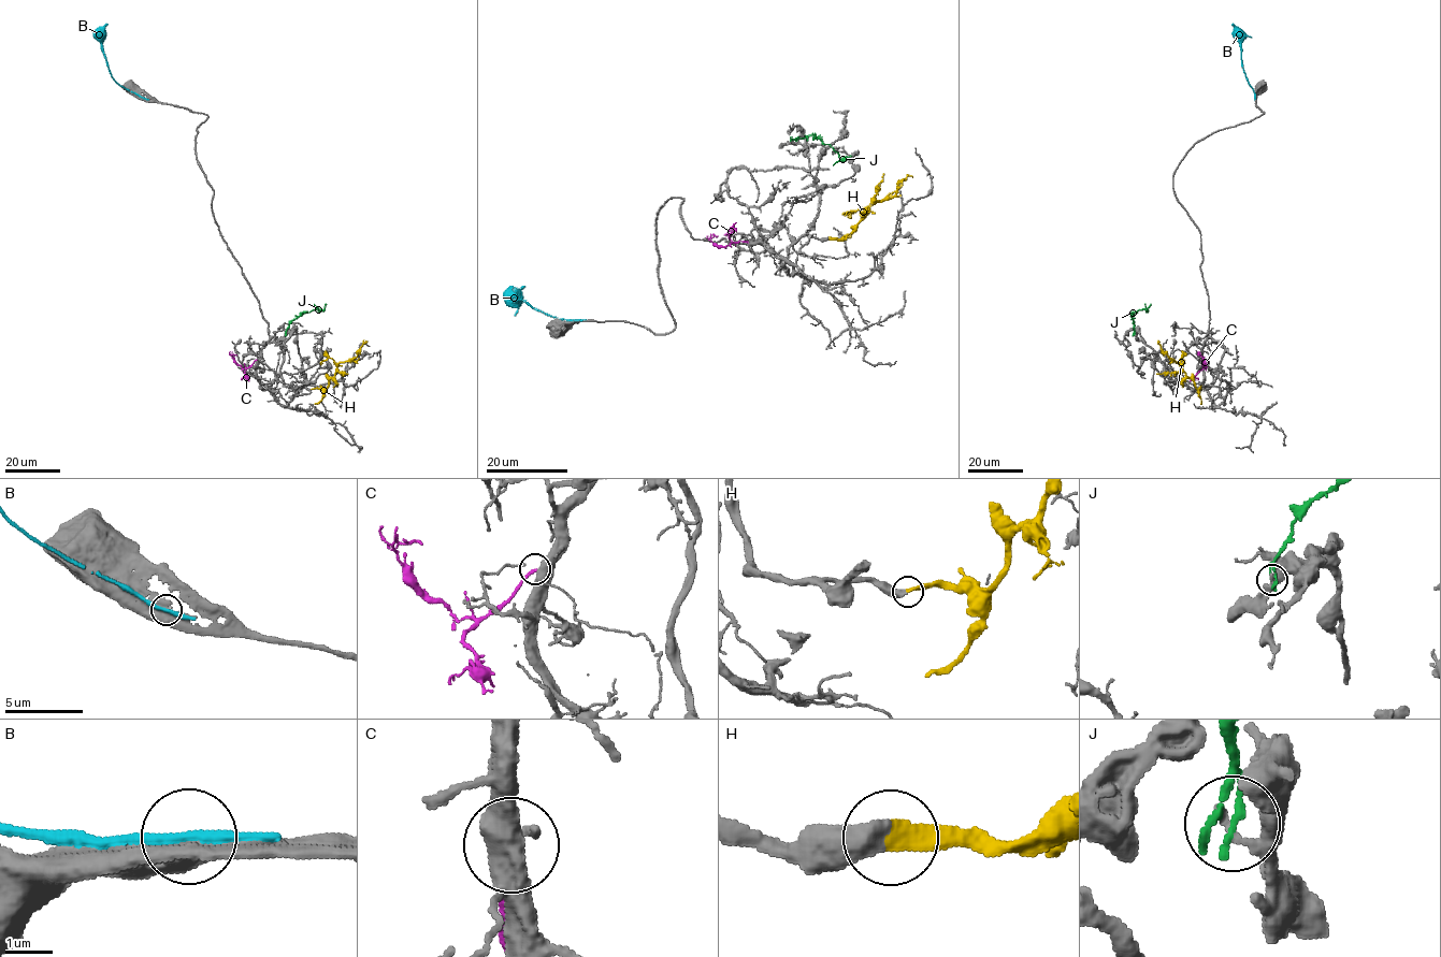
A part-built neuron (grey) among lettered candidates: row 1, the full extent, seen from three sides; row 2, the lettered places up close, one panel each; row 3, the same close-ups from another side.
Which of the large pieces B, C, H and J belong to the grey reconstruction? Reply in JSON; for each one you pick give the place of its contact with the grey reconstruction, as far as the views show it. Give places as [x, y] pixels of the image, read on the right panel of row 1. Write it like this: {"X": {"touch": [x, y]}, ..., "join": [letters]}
{"H": {"touch": [1200, 389]}, "join": ["H"]}

